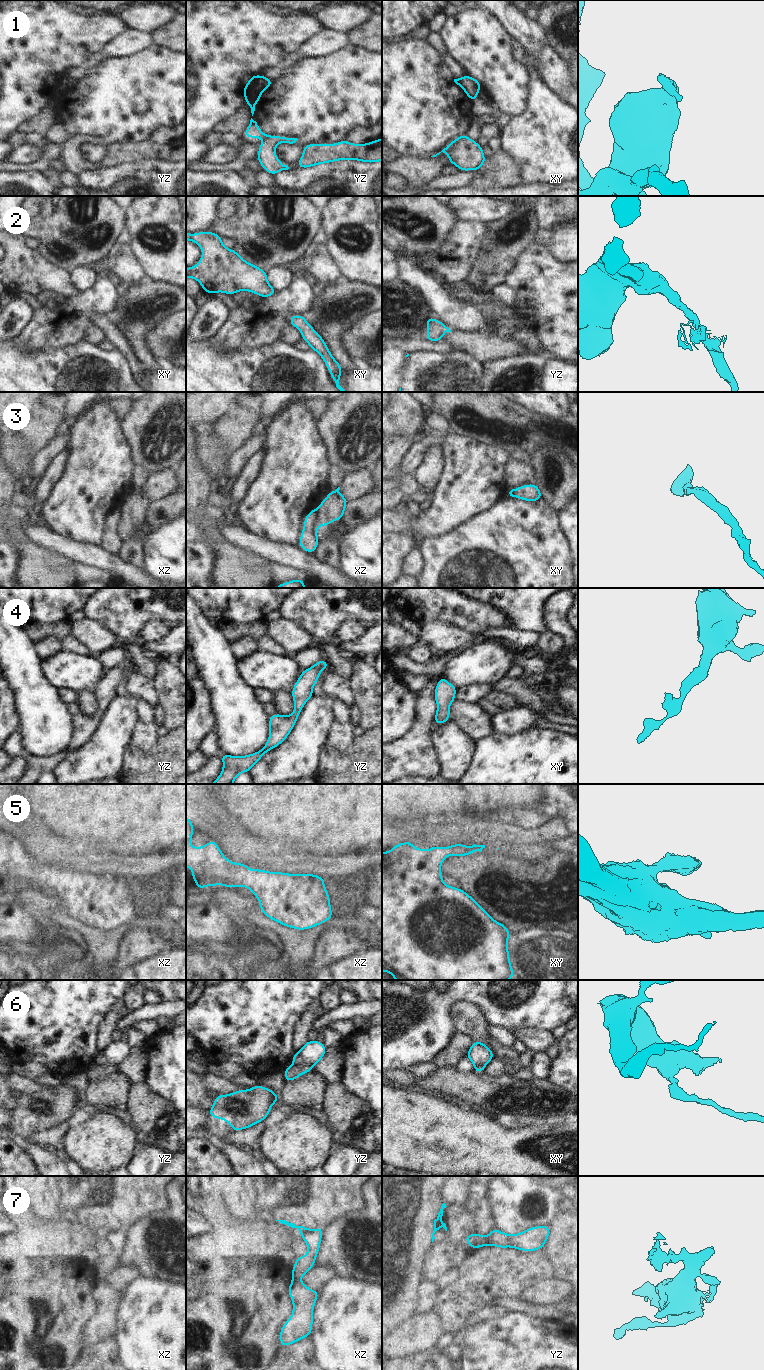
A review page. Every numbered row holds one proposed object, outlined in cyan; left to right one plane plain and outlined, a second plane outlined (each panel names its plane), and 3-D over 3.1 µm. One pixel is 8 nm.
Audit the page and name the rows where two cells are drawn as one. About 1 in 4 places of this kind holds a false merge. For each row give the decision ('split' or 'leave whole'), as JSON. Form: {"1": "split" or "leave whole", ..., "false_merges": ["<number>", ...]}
{"1": "split", "2": "leave whole", "3": "split", "4": "leave whole", "5": "leave whole", "6": "split", "7": "split", "false_merges": ["1", "3", "6", "7"]}

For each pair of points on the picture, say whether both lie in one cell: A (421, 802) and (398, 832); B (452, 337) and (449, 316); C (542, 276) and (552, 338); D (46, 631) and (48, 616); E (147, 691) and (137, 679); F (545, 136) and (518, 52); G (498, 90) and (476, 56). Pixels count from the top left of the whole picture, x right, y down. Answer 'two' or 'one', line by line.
A: two
B: two
C: one
D: two
E: one
F: two
G: one

